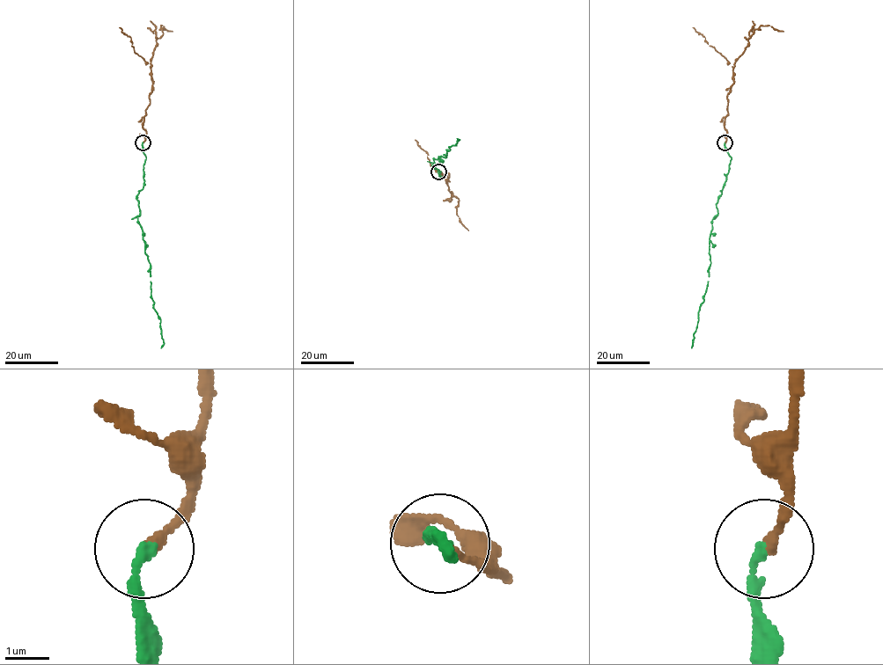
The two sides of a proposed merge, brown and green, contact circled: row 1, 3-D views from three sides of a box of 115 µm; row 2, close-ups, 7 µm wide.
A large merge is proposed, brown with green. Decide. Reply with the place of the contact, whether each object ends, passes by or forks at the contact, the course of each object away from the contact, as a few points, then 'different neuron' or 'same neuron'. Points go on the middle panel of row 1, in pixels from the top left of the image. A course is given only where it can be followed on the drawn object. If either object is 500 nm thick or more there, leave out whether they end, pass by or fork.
at (438, 171); brown ends there; green ends there; brown runs (438, 171), (448, 177), (449, 191), (459, 200), (457, 215), (468, 230); green runs (438, 171), (441, 179), (433, 166), (433, 159), (445, 157), (449, 147), (456, 145), (457, 138); same neuron

